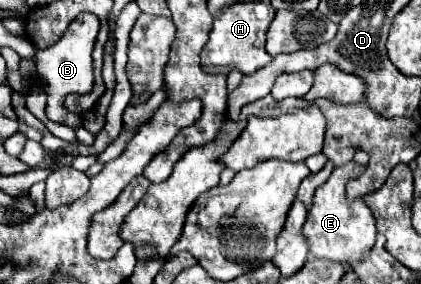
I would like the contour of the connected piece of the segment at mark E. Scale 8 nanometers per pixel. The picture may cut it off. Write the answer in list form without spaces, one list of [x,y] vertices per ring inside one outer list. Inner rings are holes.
[[[349,161],[347,165],[335,167],[331,177],[315,189],[313,205],[307,213],[307,221],[303,225],[305,237],[309,237],[311,253],[321,259],[331,259],[337,263],[347,263],[349,259],[361,259],[365,253],[369,253],[373,241],[375,241],[375,217],[365,205],[361,197],[349,199],[345,193],[345,185],[359,177],[365,171],[365,165],[359,165],[355,161]]]

